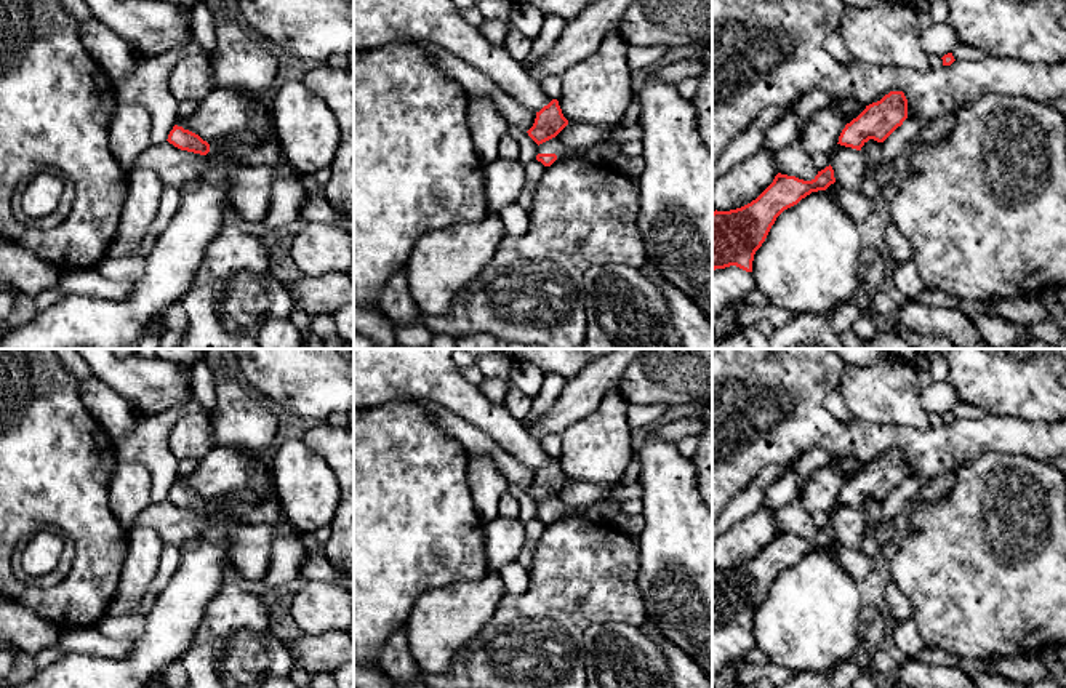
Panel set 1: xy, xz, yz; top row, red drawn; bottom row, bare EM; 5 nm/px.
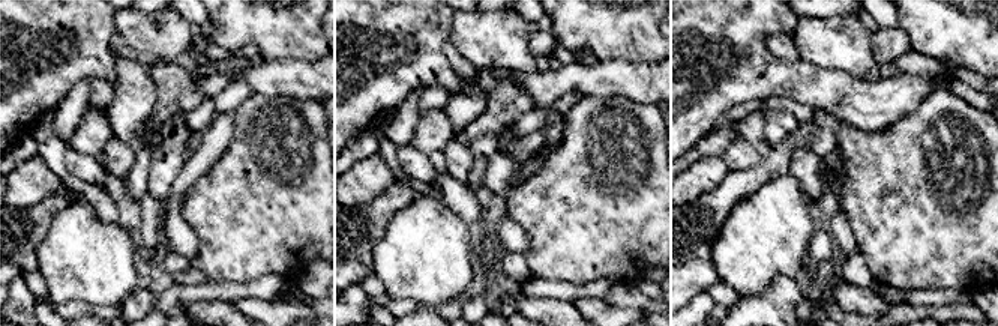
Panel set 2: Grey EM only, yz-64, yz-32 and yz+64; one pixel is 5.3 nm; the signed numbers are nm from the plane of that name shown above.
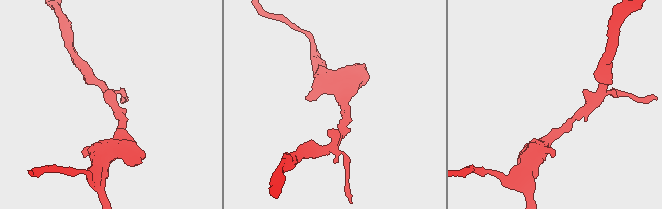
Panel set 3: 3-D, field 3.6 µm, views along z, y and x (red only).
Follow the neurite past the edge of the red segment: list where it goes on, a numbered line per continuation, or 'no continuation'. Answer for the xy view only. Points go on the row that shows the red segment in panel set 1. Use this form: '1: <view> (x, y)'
no continuation

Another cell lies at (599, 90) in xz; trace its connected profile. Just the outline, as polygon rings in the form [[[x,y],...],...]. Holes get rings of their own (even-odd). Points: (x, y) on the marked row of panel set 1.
[[[611,30],[592,56],[565,70],[557,101],[568,123],[616,125],[624,117],[635,93],[626,50]]]

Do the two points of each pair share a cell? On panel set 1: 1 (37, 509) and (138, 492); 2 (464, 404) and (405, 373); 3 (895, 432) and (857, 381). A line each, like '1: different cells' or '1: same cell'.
1: different cells
2: same cell
3: different cells

